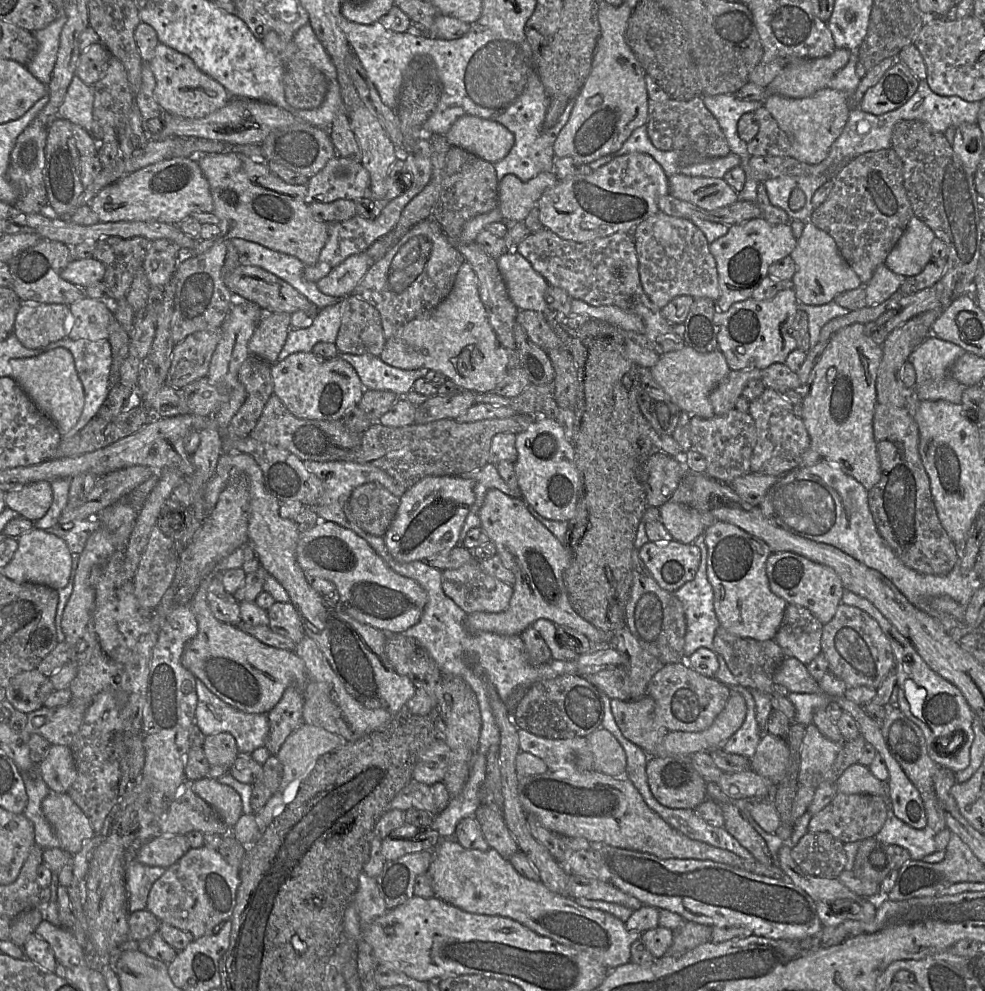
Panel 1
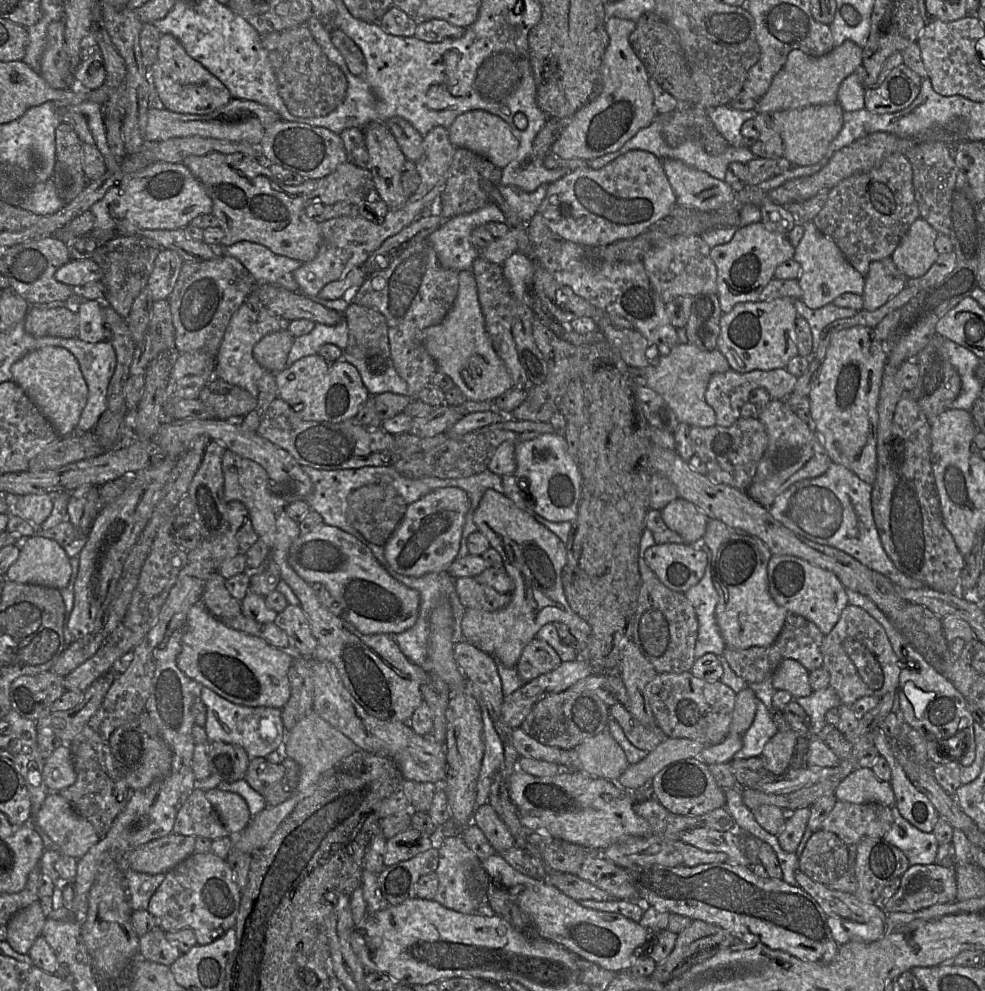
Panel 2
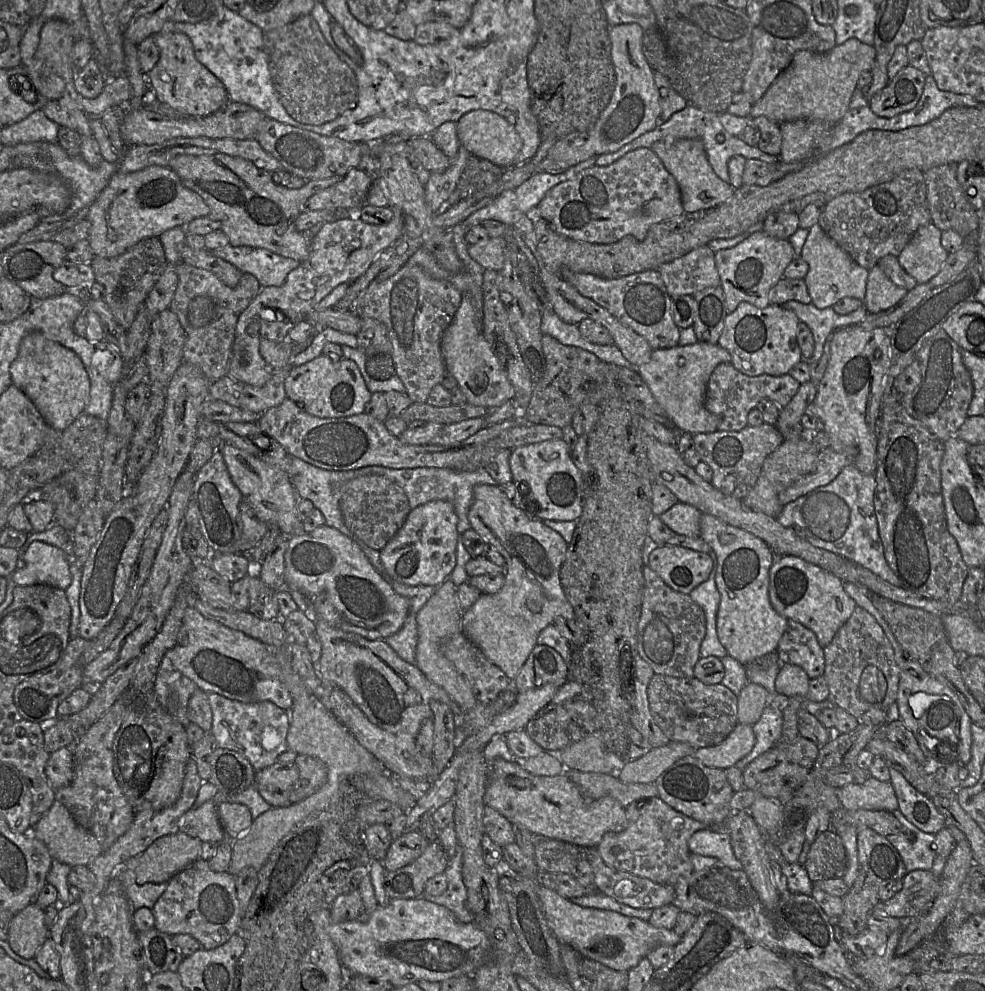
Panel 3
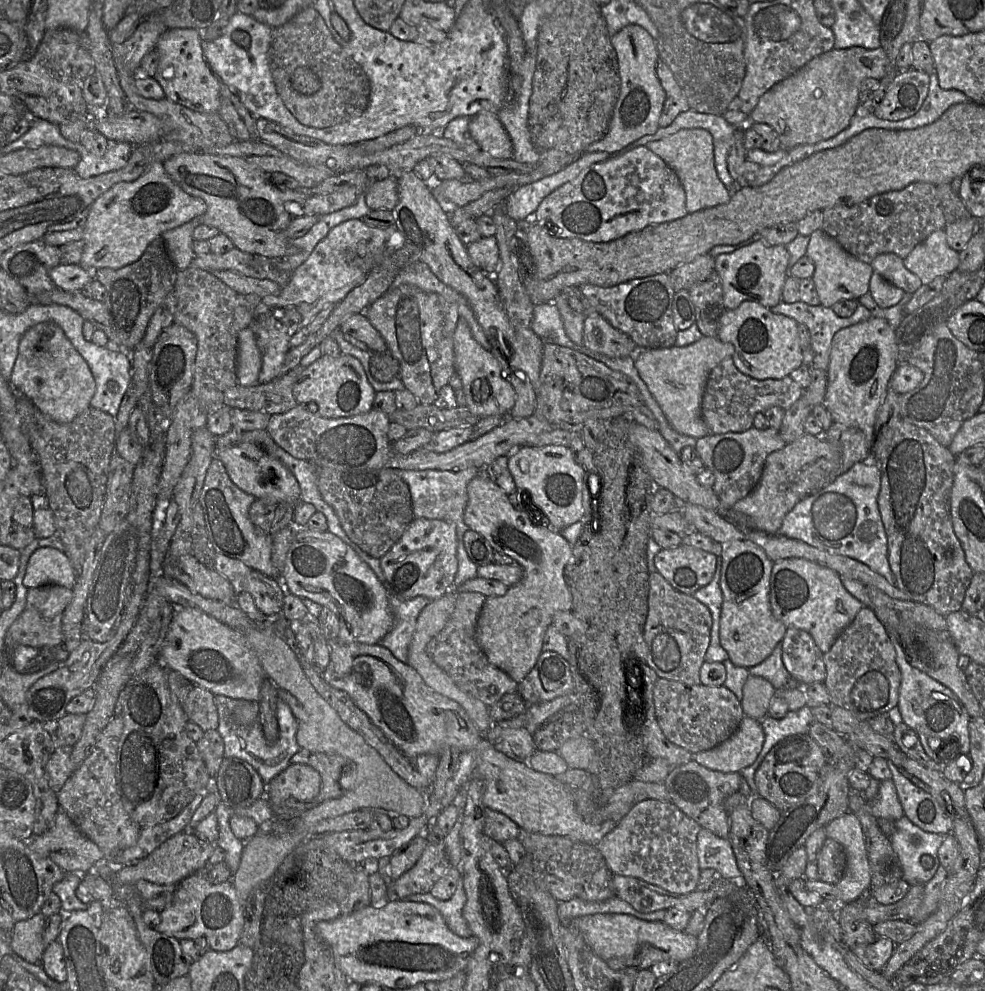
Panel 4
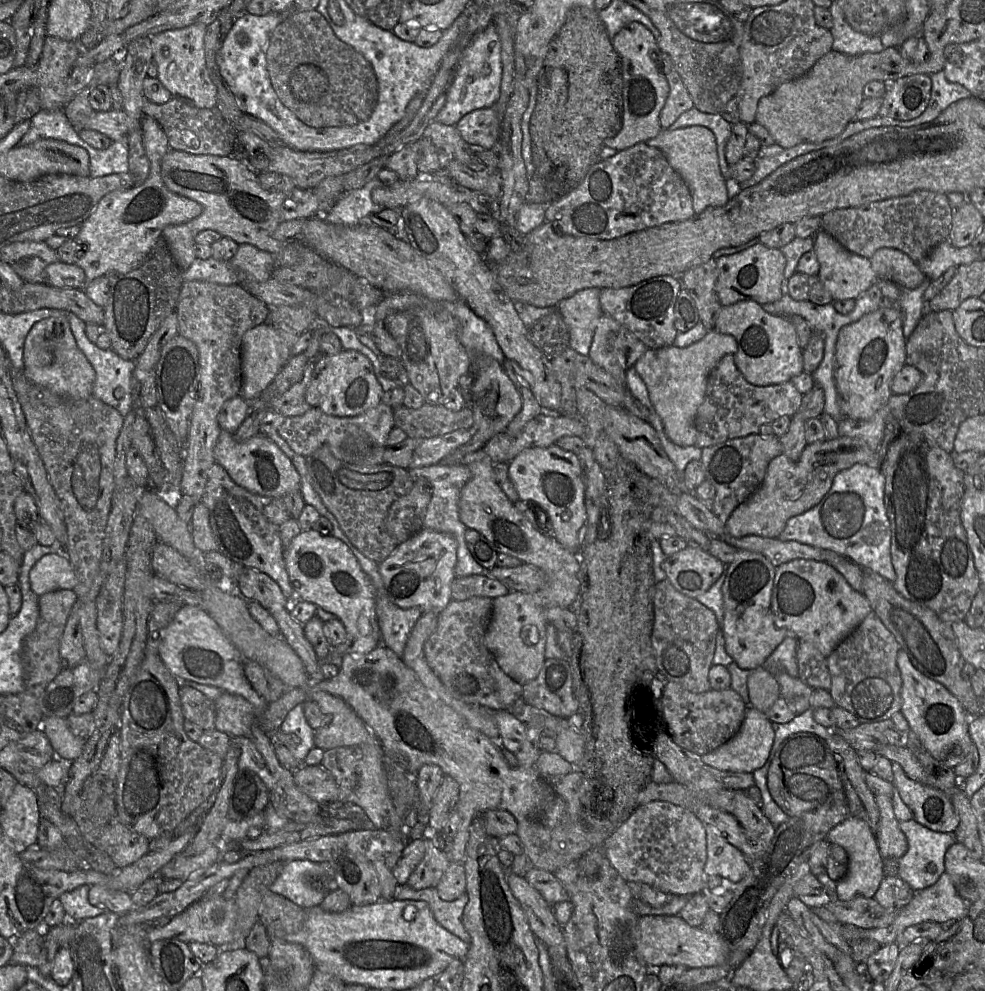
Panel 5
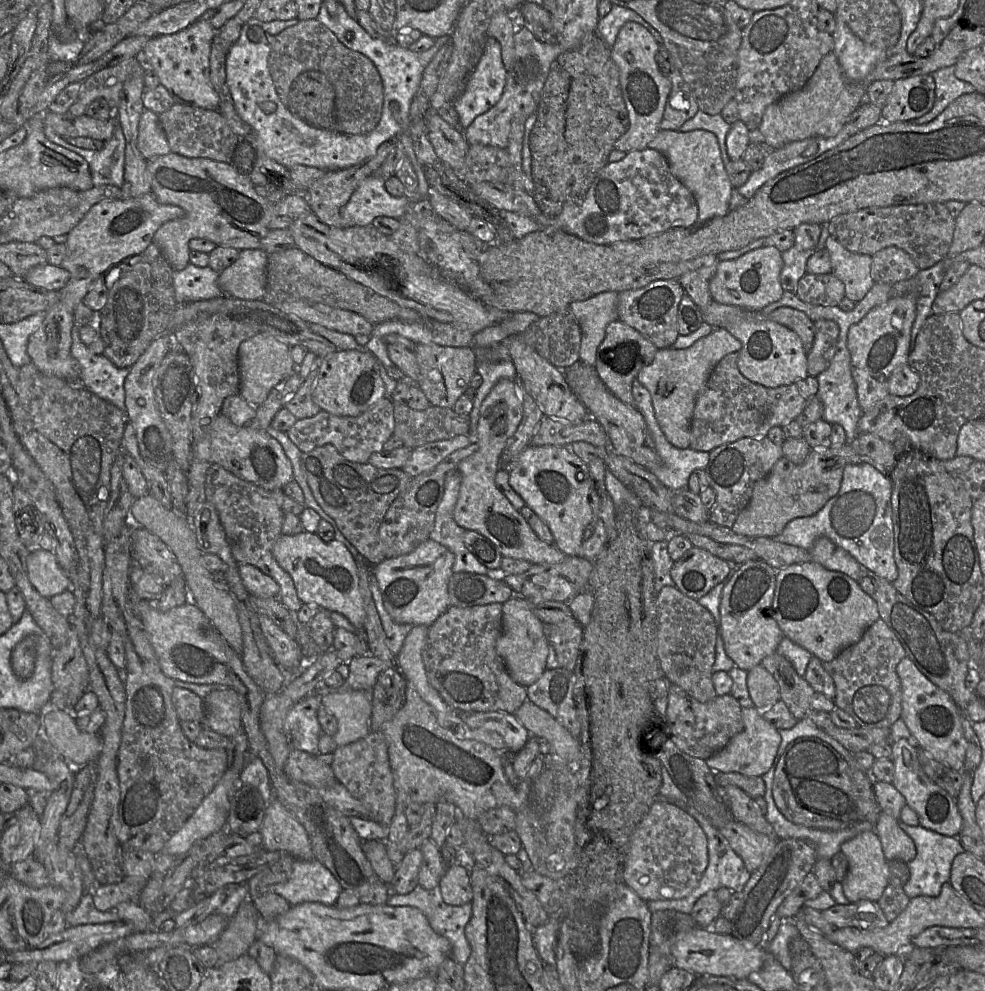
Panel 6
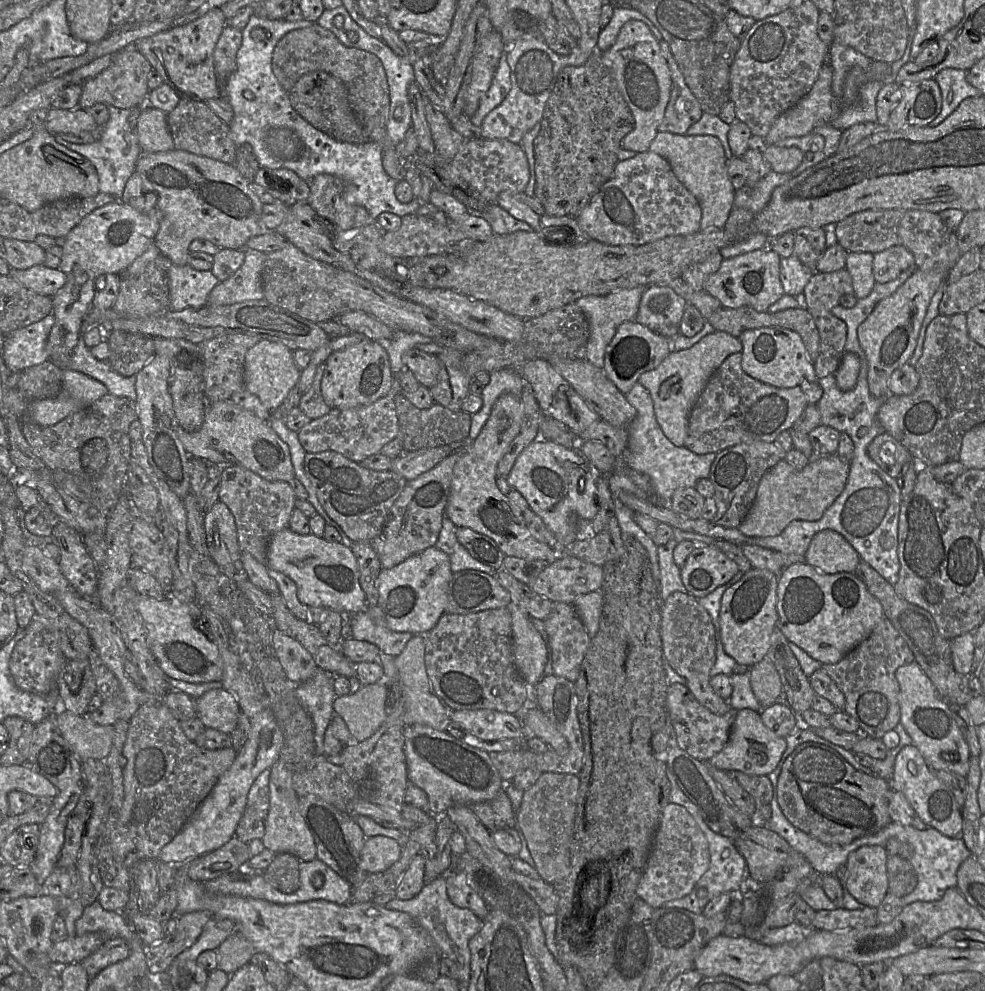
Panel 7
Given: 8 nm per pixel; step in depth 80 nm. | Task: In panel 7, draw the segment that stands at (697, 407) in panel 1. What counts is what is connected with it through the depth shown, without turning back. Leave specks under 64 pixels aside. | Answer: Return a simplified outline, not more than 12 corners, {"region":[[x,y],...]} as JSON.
{"region":[[714,331],[671,351],[638,382],[674,445],[710,377],[742,349]]}

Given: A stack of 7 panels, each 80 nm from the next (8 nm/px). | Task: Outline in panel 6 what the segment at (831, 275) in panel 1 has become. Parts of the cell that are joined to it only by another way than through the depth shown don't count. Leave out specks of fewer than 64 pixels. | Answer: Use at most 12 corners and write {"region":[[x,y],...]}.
{"region":[[833,236],[824,247],[832,271],[857,303],[875,284],[873,258]]}

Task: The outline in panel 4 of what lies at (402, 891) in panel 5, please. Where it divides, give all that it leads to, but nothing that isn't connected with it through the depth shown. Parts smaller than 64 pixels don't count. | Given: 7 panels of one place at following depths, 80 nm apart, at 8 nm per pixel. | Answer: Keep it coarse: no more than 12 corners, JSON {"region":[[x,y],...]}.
{"region":[[461,878],[454,894],[440,900],[430,892],[405,899],[425,902],[439,911],[454,934],[472,932],[462,914],[466,894]]}

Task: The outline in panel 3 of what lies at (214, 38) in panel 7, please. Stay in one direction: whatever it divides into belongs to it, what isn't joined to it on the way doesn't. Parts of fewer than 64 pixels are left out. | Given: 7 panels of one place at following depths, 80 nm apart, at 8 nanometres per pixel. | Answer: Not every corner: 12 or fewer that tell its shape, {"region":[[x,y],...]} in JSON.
{"region":[[160,31],[147,74],[158,101],[184,116],[230,102],[186,34]]}

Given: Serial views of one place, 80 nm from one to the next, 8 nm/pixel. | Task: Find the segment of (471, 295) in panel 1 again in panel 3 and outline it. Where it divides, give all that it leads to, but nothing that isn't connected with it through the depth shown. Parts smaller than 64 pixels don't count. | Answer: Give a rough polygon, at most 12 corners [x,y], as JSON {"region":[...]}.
{"region":[[469,296],[441,339],[467,403],[487,409],[514,388],[478,328]]}

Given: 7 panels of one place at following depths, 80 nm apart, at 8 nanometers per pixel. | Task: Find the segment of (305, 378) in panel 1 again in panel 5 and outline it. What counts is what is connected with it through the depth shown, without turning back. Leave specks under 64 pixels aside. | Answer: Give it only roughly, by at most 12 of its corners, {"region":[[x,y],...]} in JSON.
{"region":[[357,351],[323,356],[305,400],[337,417],[376,407],[384,391]]}

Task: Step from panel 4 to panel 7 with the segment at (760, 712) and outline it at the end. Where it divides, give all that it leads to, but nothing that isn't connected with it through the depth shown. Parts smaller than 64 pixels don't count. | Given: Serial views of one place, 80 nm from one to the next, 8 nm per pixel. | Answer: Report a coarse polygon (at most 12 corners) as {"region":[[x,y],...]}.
{"region":[[767,657],[750,667],[762,707],[783,697],[780,675]]}

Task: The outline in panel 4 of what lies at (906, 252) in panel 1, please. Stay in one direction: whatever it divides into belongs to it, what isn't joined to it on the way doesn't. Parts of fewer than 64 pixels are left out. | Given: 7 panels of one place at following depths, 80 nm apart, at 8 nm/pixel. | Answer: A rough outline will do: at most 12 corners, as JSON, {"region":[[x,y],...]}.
{"region":[[937,230],[903,260],[927,284],[956,270],[959,252]]}

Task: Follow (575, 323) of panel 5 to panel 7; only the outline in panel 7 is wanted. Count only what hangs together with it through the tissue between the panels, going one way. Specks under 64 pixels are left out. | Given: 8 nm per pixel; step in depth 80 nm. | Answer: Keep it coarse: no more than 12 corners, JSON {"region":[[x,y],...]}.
{"region":[[646,287],[575,301],[589,322],[585,359],[603,367],[619,325],[635,321]]}

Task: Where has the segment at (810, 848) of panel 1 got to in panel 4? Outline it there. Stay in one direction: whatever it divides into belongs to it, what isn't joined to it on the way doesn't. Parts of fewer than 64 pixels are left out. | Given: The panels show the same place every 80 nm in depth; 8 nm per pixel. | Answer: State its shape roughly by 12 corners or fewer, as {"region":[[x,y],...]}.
{"region":[[827,838],[818,853],[819,880],[837,885],[847,866],[844,847]]}

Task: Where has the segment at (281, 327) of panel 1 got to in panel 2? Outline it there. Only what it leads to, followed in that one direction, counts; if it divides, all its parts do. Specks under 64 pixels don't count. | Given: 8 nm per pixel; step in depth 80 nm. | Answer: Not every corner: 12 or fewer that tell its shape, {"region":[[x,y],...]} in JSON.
{"region":[[287,328],[255,344],[253,357],[275,374],[287,366],[292,341]]}

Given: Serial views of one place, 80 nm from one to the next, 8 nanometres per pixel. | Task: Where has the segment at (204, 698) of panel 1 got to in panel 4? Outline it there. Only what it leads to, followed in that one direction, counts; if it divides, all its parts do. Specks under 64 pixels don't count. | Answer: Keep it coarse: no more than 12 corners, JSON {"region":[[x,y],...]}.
{"region":[[214,695],[224,756],[246,761],[265,783],[301,748],[298,720],[281,700],[279,736],[261,723],[240,725],[234,710],[246,700]]}

